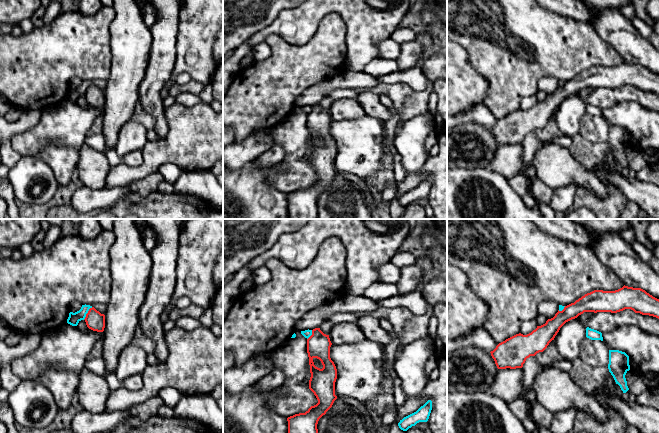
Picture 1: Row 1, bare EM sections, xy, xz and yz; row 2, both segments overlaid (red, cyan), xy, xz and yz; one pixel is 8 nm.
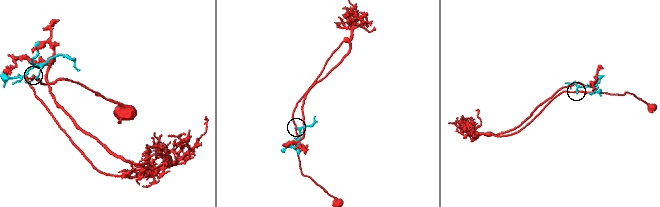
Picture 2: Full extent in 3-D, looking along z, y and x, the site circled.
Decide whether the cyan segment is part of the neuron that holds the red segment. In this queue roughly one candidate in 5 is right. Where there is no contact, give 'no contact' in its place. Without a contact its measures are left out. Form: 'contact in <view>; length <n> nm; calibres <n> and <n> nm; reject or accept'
contact in xy; length 130 nm; calibres 150 and 90 nm; reject

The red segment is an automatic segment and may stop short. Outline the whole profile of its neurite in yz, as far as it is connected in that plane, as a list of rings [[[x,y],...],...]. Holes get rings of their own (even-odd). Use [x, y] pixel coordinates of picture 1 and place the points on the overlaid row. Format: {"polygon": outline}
{"polygon": [[[624,285],[615,291],[594,290],[565,306],[562,311],[558,310],[553,318],[537,326],[531,333],[519,333],[499,343],[490,352],[491,356],[498,369],[522,368],[527,358],[547,348],[566,322],[584,312],[617,313],[625,309],[659,319],[659,299],[641,288]]]}

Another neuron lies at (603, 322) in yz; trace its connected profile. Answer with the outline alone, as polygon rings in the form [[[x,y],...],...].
[[[625,309],[617,313],[597,312],[586,321],[589,328],[601,333],[611,332],[622,326],[636,326],[640,330],[659,337],[659,319]]]

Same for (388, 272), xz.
[[[391,261],[386,262],[377,267],[378,282],[382,283],[394,283],[400,280],[400,268],[394,265]]]

